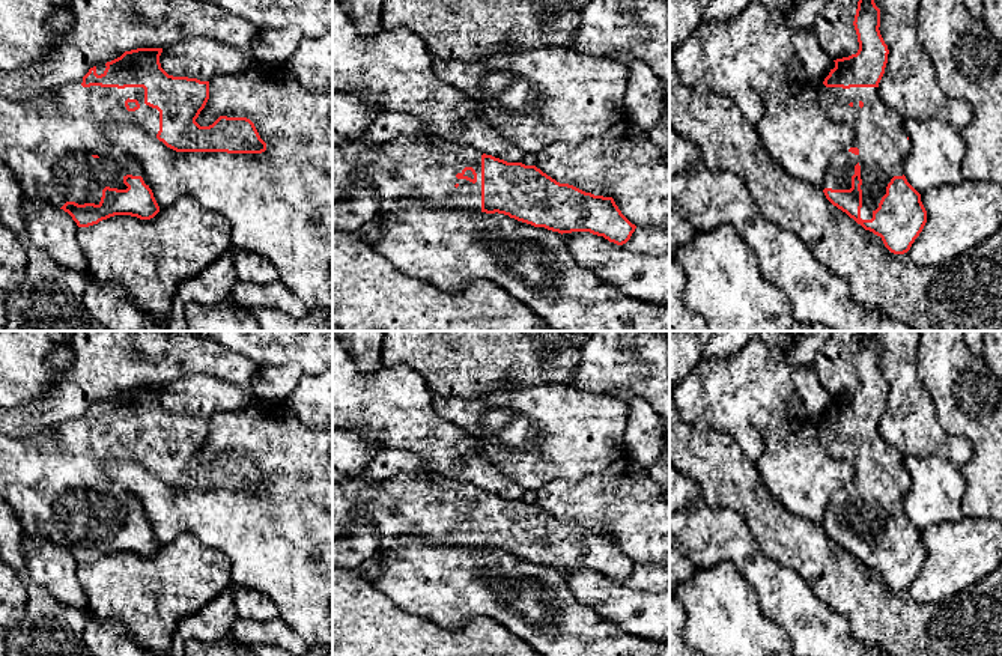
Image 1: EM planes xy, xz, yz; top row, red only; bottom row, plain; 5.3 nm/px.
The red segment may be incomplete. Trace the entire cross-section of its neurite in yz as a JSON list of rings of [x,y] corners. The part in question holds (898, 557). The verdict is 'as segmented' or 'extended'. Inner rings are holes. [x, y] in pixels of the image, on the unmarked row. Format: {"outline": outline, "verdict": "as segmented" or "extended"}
{"outline": [[[871,331],[859,334],[853,363],[859,379],[858,390],[832,397],[824,415],[814,424],[824,453],[850,462],[855,469],[850,483],[832,495],[821,525],[833,543],[880,573],[891,590],[904,591],[922,569],[927,548],[921,531],[904,513],[904,498],[910,486],[904,456],[879,430],[889,387],[879,367],[880,346]]], "verdict": "extended"}

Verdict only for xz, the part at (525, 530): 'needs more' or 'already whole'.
needs more

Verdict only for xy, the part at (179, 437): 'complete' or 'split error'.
split error

